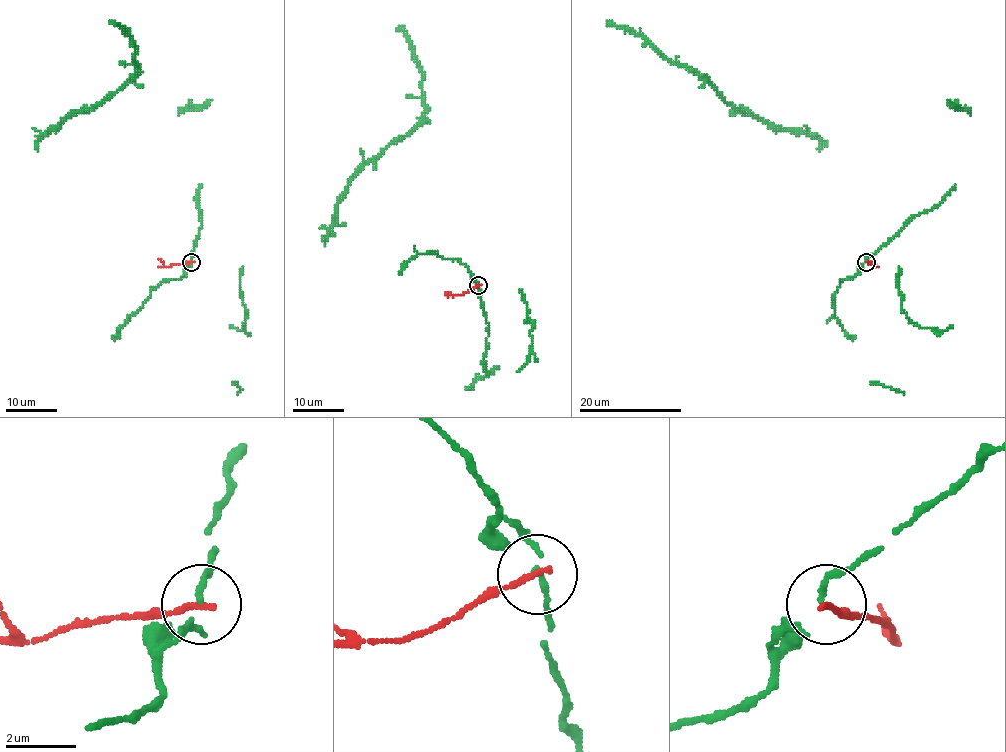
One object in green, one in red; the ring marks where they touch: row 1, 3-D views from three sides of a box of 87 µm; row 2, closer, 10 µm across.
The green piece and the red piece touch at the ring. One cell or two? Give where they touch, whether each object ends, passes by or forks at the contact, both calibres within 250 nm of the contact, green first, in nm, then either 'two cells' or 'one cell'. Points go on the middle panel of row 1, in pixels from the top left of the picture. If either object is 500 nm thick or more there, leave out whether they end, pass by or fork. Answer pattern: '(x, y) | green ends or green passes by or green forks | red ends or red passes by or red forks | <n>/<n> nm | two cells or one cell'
(478, 285) | green passes by | red ends | 100/180 nm | two cells

